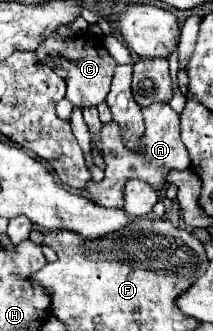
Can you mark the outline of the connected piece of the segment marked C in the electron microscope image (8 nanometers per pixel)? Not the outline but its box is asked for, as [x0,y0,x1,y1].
[34,33,116,107]

